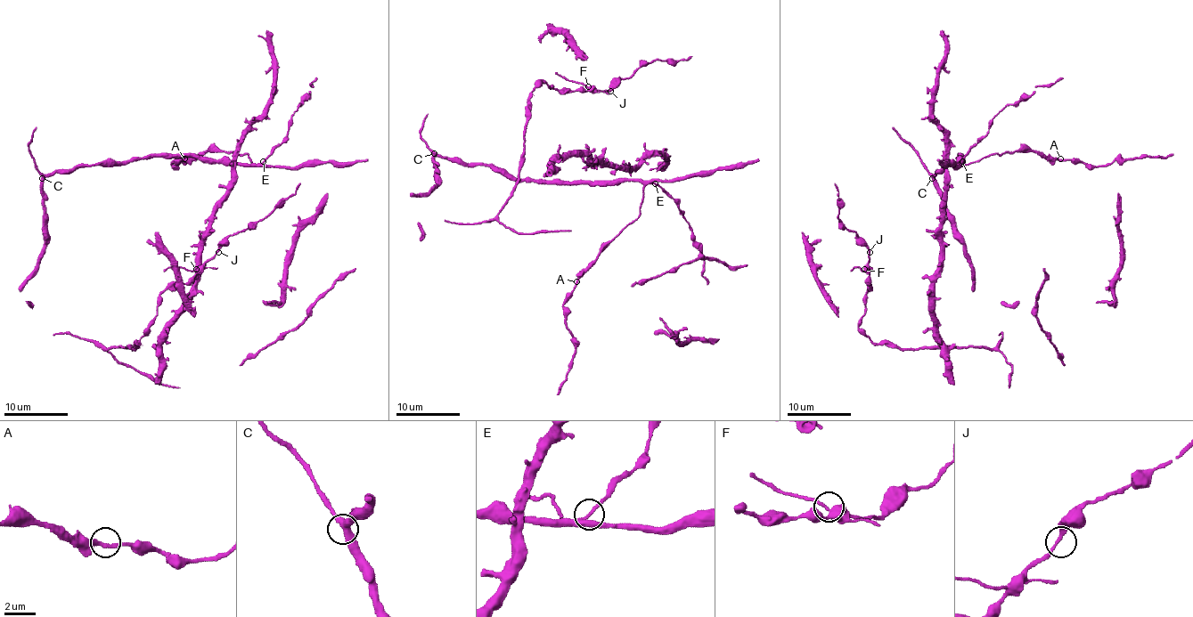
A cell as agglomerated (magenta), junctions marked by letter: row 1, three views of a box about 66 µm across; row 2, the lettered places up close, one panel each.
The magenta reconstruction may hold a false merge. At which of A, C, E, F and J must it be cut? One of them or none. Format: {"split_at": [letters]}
{"split_at": []}

